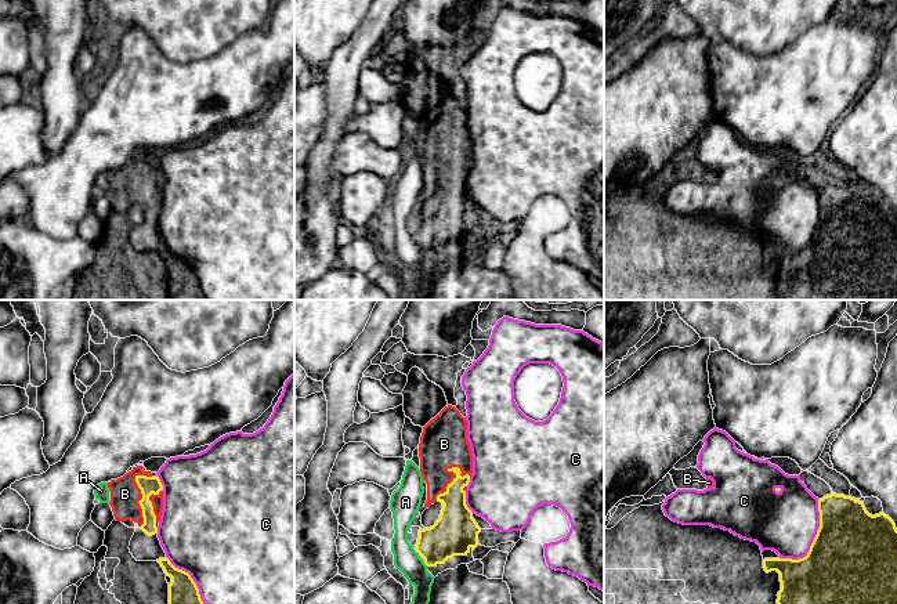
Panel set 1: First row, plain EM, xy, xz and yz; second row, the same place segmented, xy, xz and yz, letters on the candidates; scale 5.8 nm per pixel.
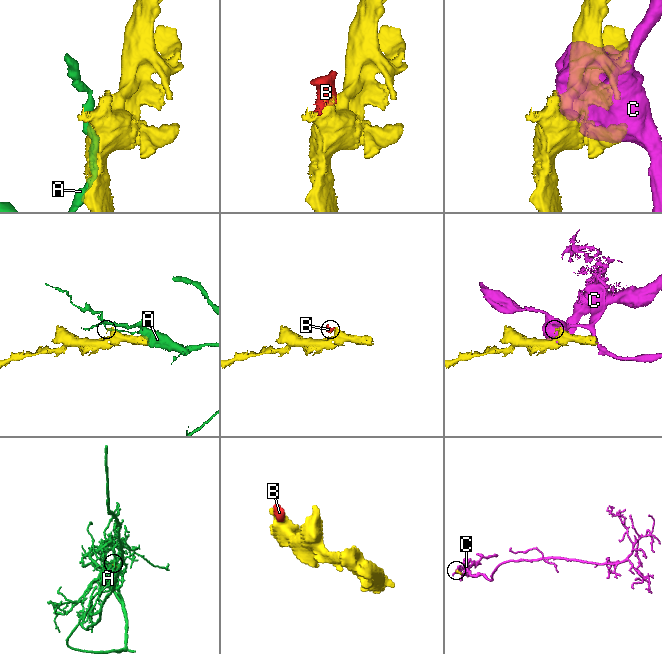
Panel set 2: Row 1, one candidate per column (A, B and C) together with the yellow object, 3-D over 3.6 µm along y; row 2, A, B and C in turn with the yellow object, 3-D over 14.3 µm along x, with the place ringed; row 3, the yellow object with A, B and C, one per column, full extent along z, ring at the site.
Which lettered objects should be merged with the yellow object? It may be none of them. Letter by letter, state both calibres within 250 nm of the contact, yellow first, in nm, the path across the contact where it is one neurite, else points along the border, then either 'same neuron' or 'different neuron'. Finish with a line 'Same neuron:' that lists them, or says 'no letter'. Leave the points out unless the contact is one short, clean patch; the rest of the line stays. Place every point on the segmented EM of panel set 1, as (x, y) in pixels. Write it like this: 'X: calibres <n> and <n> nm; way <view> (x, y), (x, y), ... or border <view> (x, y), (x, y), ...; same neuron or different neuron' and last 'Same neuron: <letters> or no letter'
A: calibres 240 and 150 nm; border xz (423, 561), (427, 565); different neuron
B: calibres 190 and 280 nm; same neuron
C: calibres 500 and 360 nm; different neuron
Same neuron: B

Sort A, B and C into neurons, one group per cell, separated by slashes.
A / B / C

